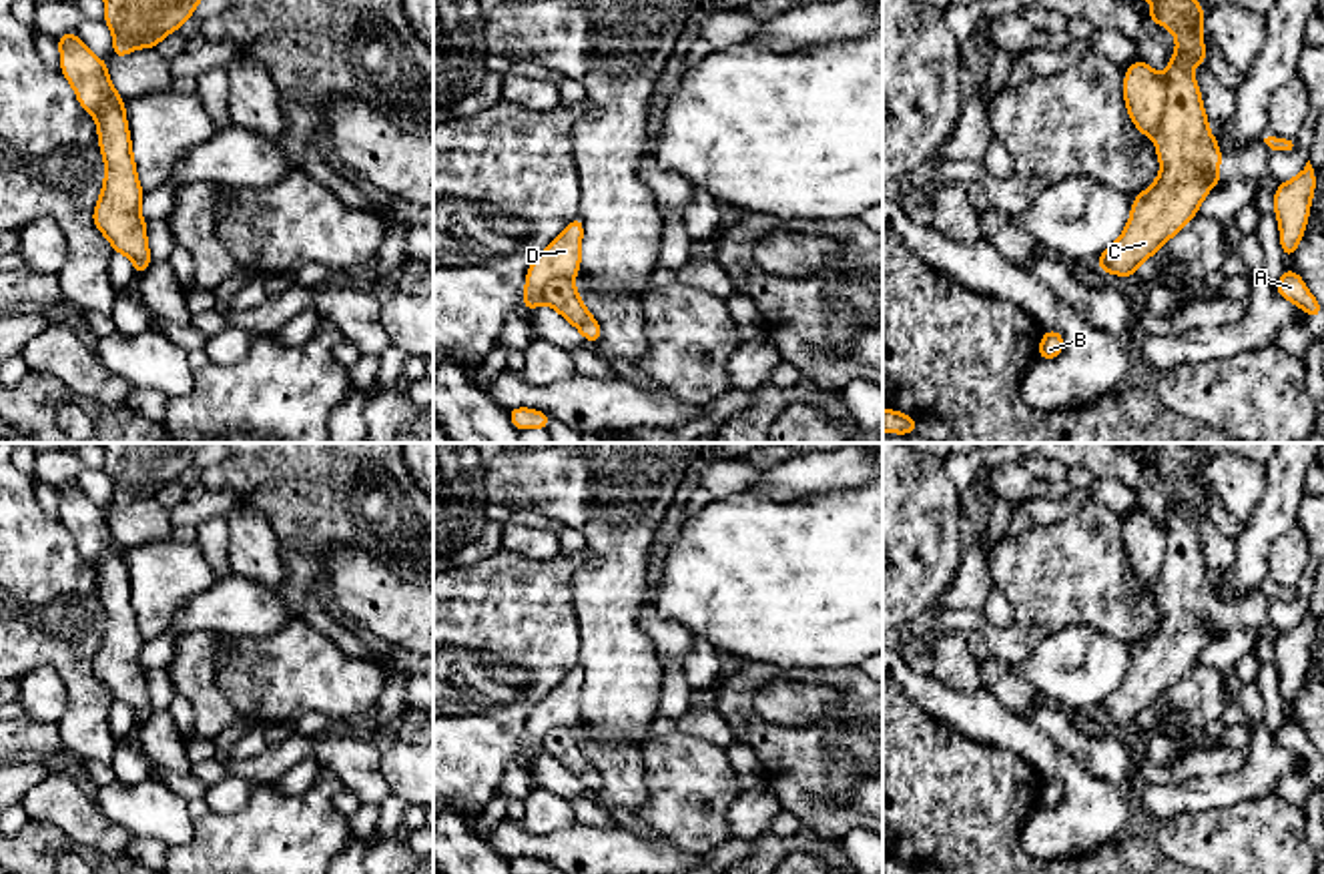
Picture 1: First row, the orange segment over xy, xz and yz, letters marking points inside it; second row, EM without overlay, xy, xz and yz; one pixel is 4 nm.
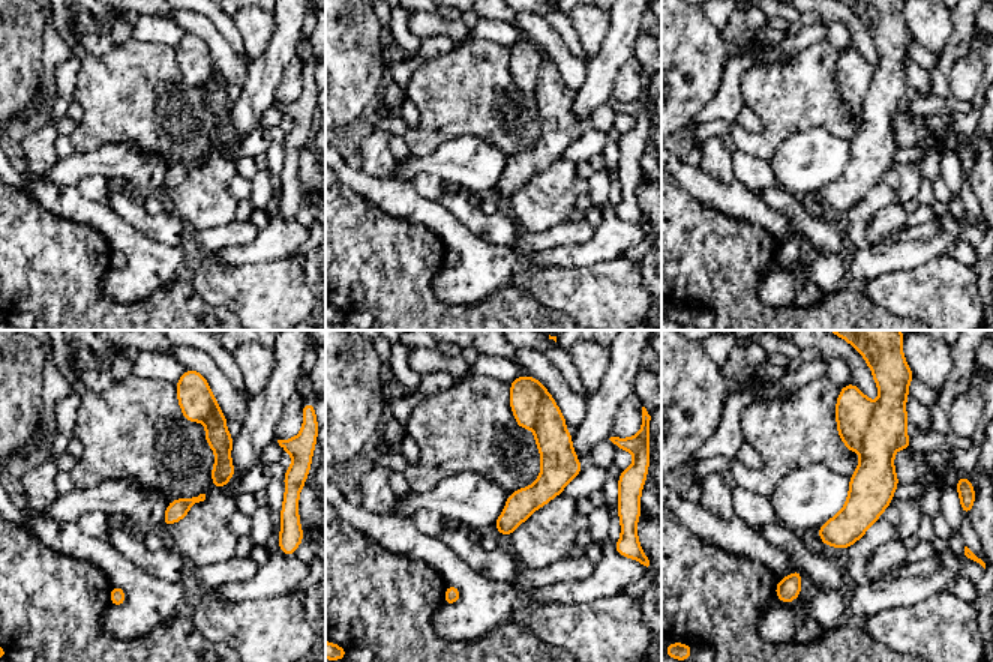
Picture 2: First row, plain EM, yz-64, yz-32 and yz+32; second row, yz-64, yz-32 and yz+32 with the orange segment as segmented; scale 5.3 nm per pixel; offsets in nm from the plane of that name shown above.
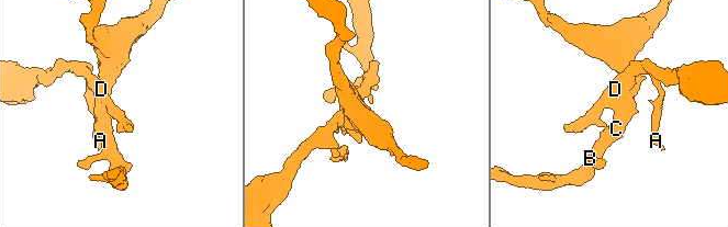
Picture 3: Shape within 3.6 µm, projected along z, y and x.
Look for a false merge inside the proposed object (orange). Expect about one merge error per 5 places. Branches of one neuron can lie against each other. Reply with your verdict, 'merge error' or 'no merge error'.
merge error

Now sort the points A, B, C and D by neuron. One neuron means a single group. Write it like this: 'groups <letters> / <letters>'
groups A D / B C

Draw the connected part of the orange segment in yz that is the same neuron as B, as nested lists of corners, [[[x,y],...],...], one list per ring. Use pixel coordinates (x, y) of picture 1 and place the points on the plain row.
[[[1043,780],[1039,792],[1039,808],[1053,810],[1063,800],[1063,782],[1061,780]]]

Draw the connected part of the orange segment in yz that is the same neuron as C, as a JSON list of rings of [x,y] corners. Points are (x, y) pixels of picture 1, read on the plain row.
[[[1113,443],[1123,449],[1149,447],[1155,455],[1143,465],[1170,477],[1178,501],[1168,507],[1168,545],[1153,581],[1162,619],[1153,633],[1131,651],[1121,686],[1109,694],[1095,716],[1115,726],[1135,726],[1139,714],[1153,706],[1196,664],[1212,641],[1212,631],[1226,631],[1218,621],[1222,599],[1208,579],[1208,563],[1192,513],[1208,515],[1204,459],[1188,443]]]

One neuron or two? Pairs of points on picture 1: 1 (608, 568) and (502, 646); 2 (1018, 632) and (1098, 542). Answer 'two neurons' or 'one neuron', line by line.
1: two neurons
2: one neuron

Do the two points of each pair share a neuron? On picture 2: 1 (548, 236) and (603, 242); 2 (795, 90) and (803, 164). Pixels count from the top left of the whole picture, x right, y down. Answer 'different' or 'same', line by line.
1: different
2: different

